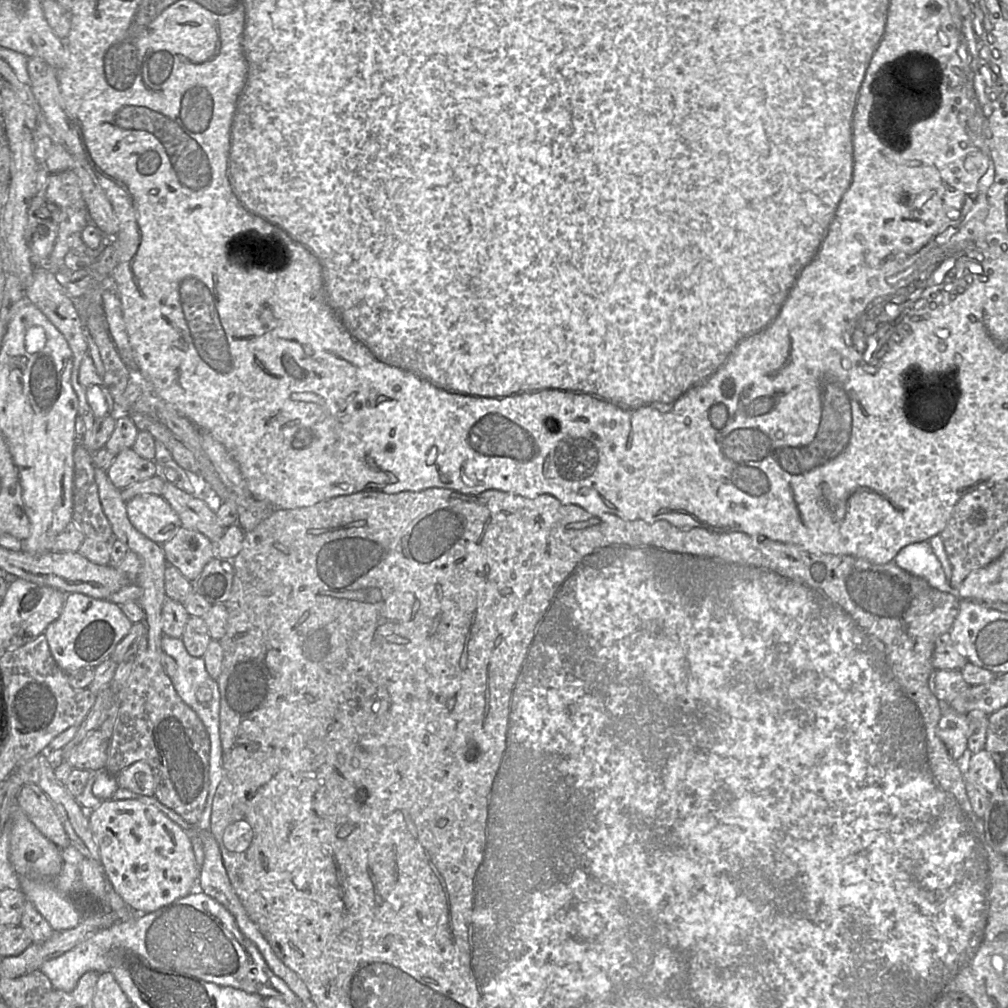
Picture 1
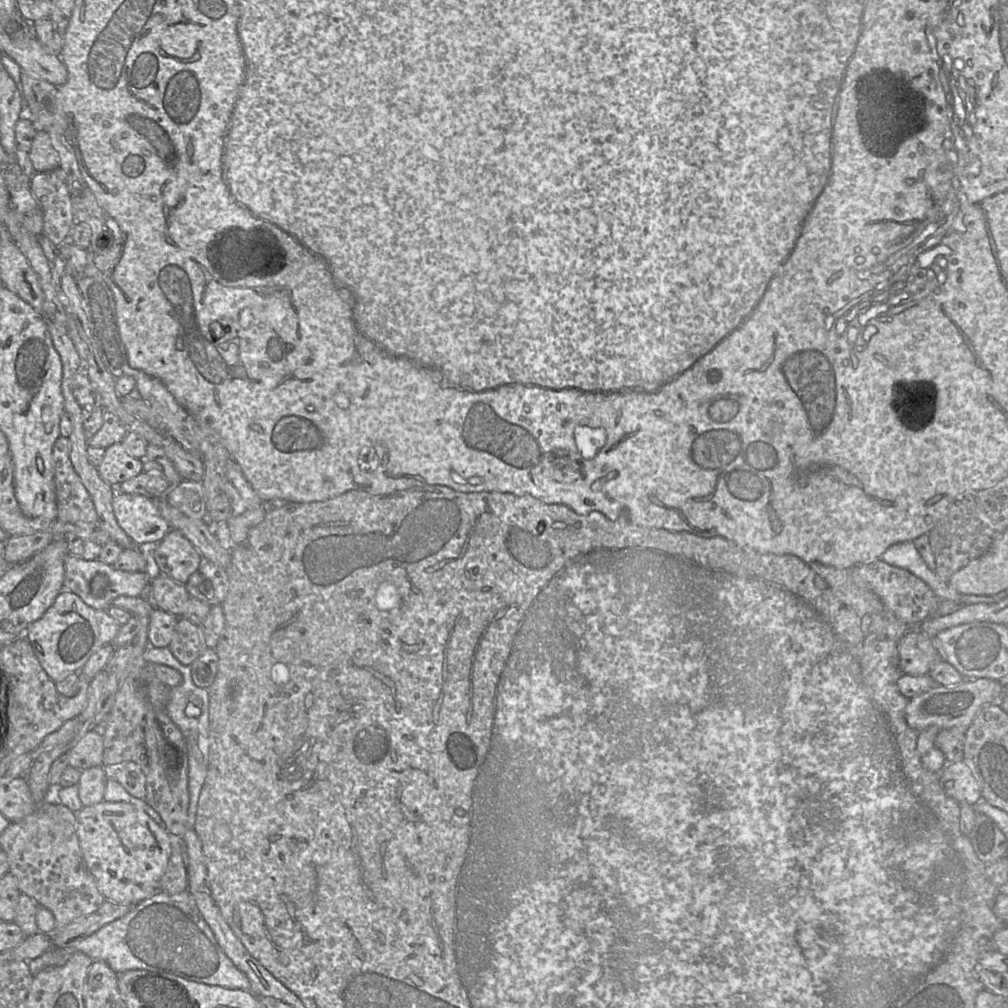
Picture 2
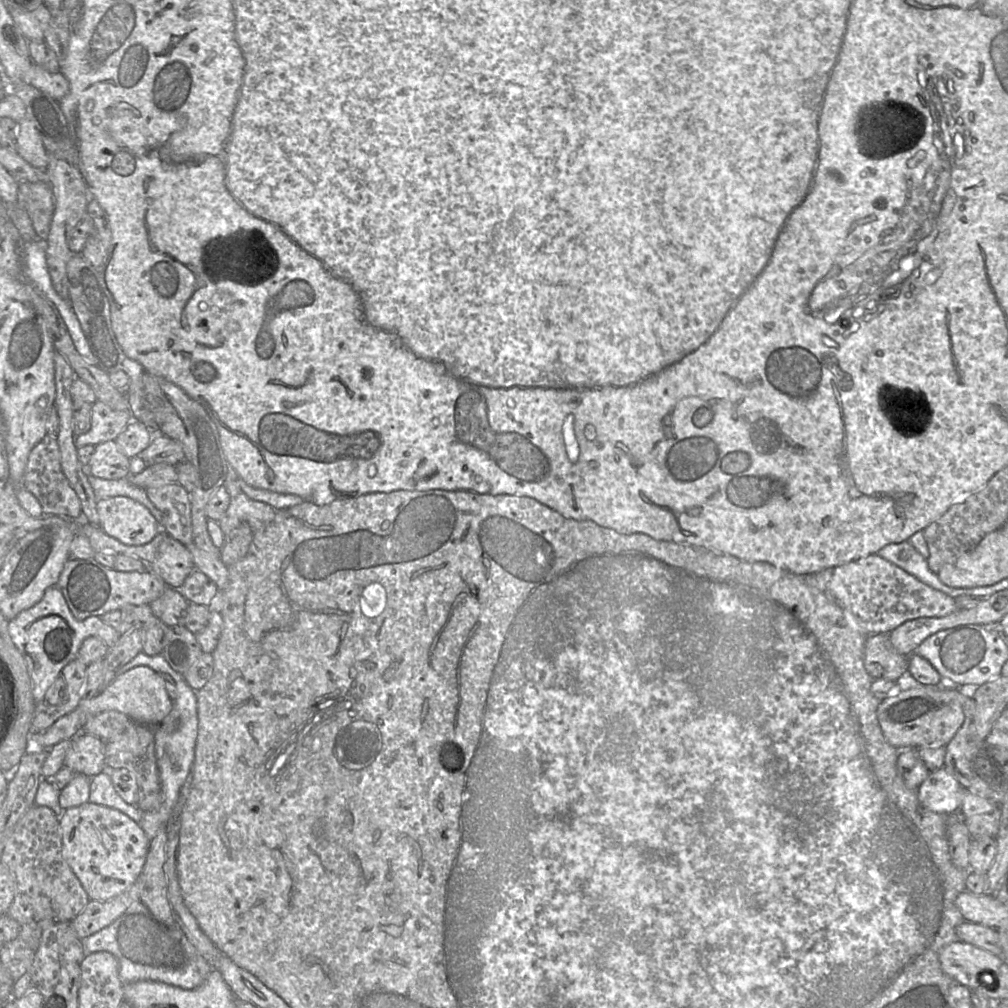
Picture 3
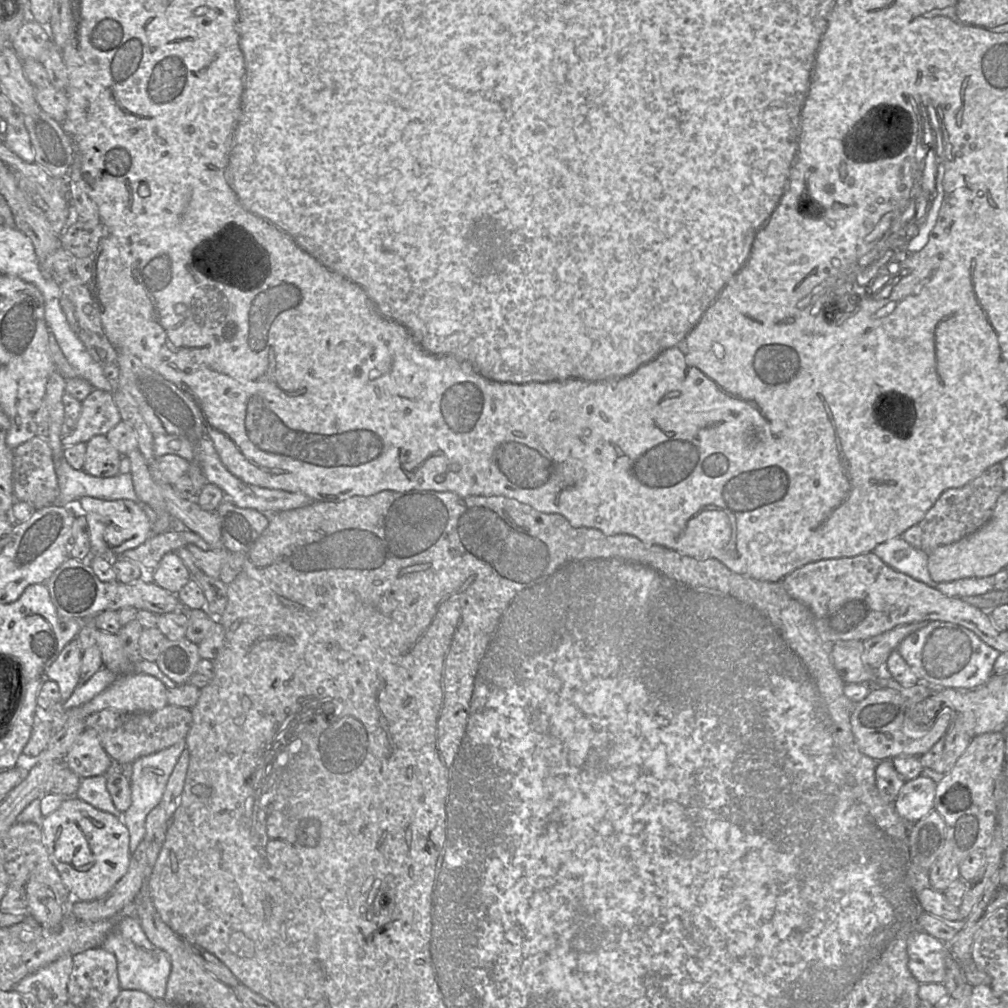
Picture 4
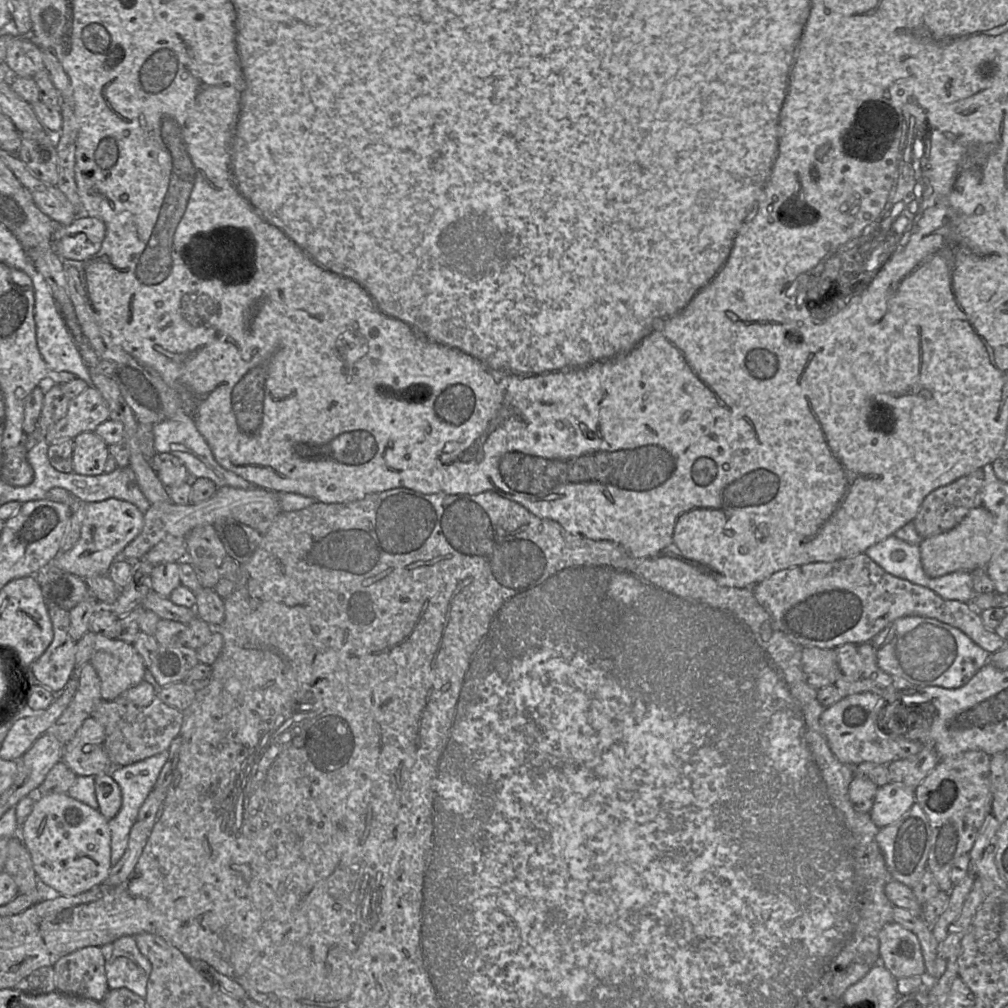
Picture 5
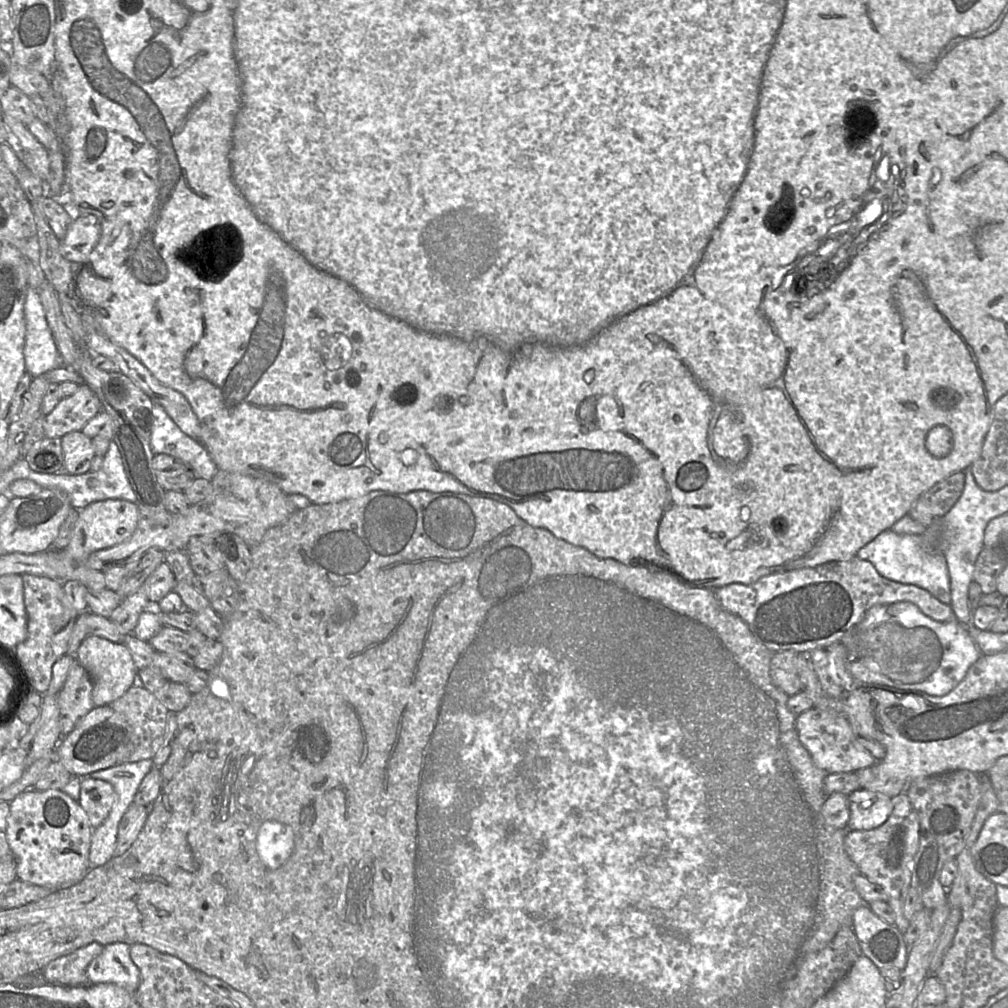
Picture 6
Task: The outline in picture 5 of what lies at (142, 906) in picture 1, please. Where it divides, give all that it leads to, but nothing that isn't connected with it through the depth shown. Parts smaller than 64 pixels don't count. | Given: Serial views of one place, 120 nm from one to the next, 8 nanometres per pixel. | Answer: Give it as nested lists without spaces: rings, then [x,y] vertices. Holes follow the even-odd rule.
[[[67,794],[35,796],[32,811],[20,826],[19,837],[31,856],[39,881],[63,896],[75,896],[104,884],[112,868],[109,821],[99,810]]]

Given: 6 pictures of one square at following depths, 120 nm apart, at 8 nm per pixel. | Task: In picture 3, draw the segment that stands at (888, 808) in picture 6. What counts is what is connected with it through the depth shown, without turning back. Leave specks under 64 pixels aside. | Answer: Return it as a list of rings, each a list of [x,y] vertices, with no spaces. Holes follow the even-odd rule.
[[[945,768],[931,772],[916,788],[920,803],[938,813],[959,810],[965,788]]]

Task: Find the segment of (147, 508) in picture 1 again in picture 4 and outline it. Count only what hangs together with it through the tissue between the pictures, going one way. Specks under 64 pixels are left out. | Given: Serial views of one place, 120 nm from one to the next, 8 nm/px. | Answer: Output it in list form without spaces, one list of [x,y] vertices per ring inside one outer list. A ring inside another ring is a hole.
[[[85,496],[76,501],[73,511],[81,512],[86,518],[91,556],[113,558],[145,543],[151,536],[151,520],[140,505],[129,499],[104,500]]]

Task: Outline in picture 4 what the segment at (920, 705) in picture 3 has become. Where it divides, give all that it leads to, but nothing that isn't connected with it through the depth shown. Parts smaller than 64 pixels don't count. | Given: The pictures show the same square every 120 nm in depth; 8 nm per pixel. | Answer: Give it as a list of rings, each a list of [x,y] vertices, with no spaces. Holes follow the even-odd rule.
[[[871,686],[869,694],[855,703],[850,719],[852,733],[860,752],[877,762],[892,760],[902,755],[921,756],[928,752],[947,732],[951,722],[955,720],[956,712],[943,707],[930,722],[922,722],[925,714],[920,714],[919,723],[910,717],[916,704],[909,702],[894,689]]]

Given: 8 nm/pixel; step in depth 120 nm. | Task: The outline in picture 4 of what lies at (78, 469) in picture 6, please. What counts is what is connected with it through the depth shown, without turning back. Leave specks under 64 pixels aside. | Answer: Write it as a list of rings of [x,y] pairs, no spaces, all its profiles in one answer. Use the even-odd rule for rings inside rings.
[[[104,435],[92,437],[86,443],[83,470],[89,475],[101,478],[113,477],[119,473],[123,455],[116,450]]]

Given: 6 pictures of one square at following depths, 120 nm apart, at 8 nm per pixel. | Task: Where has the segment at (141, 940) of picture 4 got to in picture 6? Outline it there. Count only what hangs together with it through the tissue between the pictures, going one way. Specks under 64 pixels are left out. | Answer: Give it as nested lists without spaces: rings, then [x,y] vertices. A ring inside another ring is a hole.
[[[122,942],[104,946],[102,953],[87,967],[91,984],[112,983],[135,993],[140,984],[140,971],[130,957],[130,945]]]

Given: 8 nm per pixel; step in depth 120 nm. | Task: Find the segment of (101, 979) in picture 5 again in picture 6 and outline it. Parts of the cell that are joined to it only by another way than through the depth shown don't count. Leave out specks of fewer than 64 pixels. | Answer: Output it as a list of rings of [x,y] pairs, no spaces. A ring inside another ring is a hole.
[[[99,943],[88,944],[48,963],[42,969],[42,975],[48,985],[89,986],[91,982],[86,973],[87,967],[103,949],[104,946]]]

